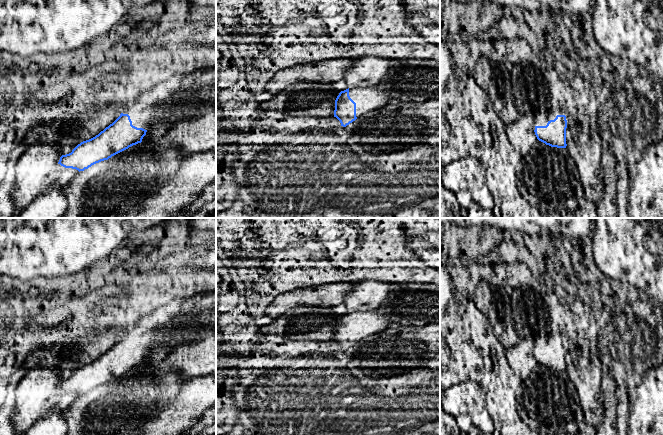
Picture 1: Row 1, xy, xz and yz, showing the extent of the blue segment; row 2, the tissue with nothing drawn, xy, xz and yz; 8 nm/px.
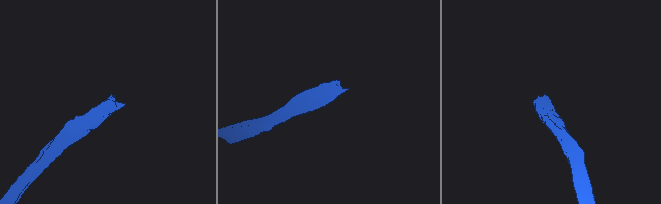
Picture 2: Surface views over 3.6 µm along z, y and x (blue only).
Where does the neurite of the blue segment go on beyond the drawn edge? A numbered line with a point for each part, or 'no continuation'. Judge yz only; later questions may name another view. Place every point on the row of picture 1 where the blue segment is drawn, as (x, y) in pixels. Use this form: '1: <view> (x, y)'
1: yz (541, 118)

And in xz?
1: xz (368, 99)

